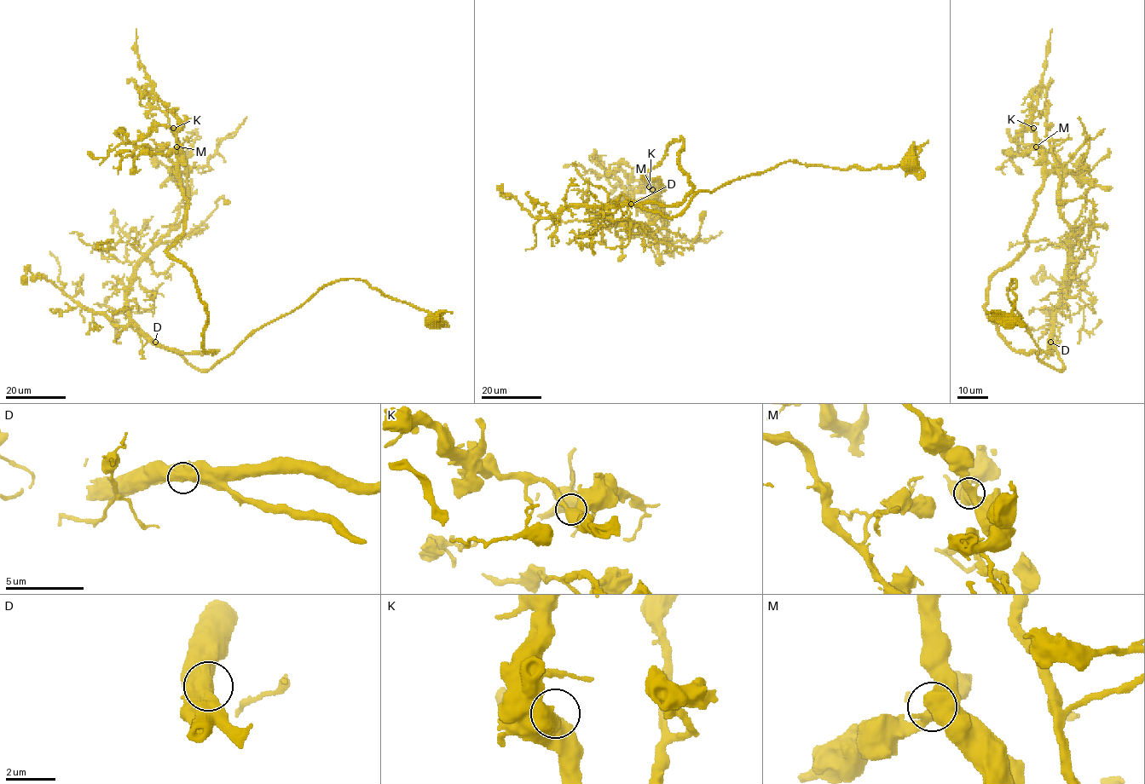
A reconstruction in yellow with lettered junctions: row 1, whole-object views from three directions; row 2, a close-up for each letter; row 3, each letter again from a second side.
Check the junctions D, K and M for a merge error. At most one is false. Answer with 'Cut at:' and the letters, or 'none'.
Cut at: none

